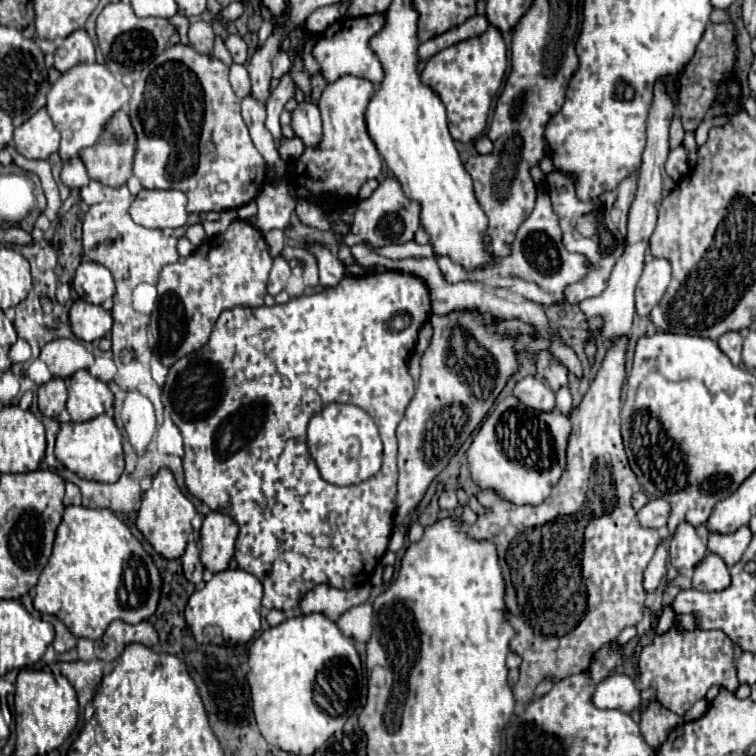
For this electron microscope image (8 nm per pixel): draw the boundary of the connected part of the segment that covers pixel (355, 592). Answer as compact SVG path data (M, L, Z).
M318 584L316 590L310 590L302 598L300 606L302 606L304 614L320 612L320 614L328 616L330 620L338 620L348 608L364 604L370 596L370 588L372 588L370 584L364 584L364 586L356 586L352 590L338 590L328 584Z

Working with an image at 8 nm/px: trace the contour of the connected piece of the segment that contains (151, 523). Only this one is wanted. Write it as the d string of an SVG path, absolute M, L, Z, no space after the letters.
M160 468L152 480L152 486L142 496L142 506L140 506L138 518L136 518L138 530L154 546L154 550L158 554L162 554L164 558L180 558L192 536L192 518L194 516L196 516L196 508L182 494L172 472L168 468Z

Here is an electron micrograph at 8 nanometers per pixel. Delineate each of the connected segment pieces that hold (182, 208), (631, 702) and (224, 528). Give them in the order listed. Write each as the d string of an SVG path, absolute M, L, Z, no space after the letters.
M140 190L130 216L146 228L178 228L188 220L187 196L179 190Z
M618 672L596 686L596 694L592 702L598 708L616 708L626 714L642 710L640 688L636 688L632 678Z
M210 512L204 516L200 528L200 560L206 570L216 574L228 568L236 536L238 524L232 516L222 512Z

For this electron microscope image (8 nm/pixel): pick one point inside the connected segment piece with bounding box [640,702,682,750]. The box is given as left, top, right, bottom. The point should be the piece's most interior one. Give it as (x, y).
(657, 721)

